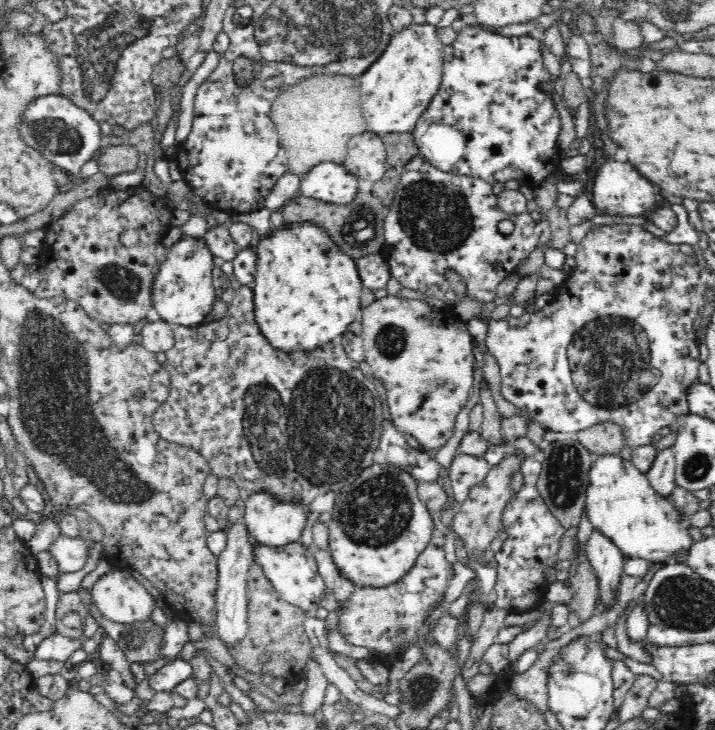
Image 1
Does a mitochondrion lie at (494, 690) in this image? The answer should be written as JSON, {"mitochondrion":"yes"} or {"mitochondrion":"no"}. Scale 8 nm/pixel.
{"mitochondrion":"no"}

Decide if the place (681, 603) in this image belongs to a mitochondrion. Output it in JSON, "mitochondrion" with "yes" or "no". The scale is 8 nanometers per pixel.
{"mitochondrion":"yes"}

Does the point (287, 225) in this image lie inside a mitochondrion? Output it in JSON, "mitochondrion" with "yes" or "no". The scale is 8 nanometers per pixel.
{"mitochondrion":"no"}

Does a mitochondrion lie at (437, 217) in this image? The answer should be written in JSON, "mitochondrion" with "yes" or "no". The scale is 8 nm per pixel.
{"mitochondrion":"yes"}

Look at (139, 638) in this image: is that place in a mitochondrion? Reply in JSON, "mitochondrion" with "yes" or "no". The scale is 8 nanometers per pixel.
{"mitochondrion":"yes"}

